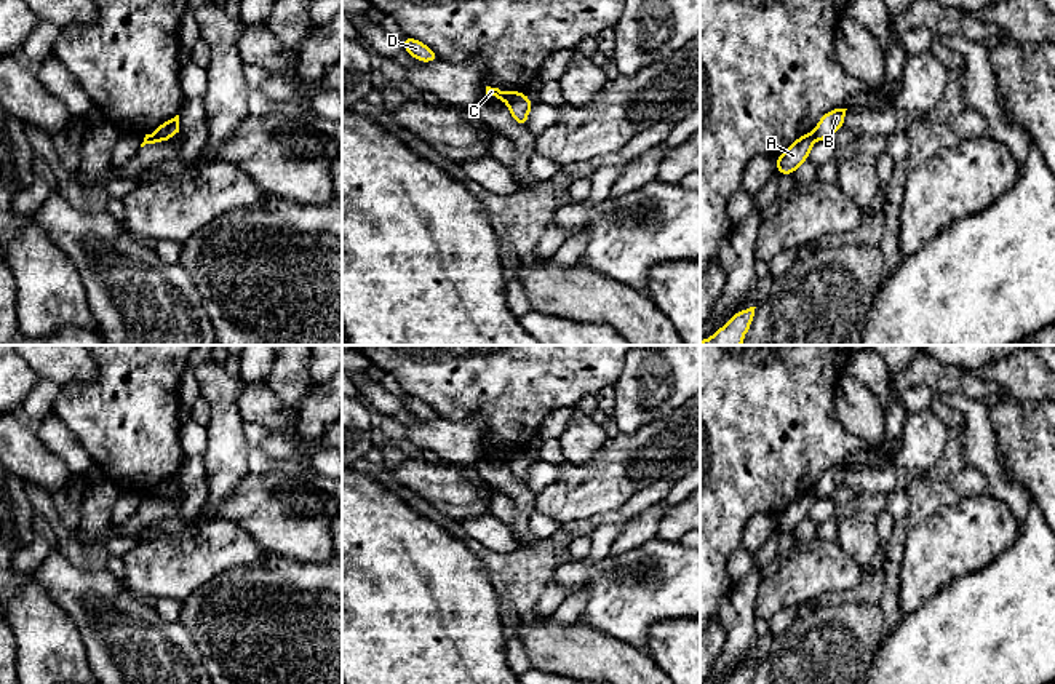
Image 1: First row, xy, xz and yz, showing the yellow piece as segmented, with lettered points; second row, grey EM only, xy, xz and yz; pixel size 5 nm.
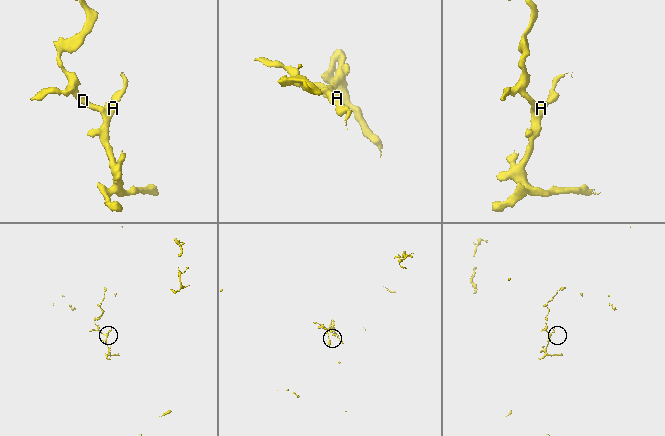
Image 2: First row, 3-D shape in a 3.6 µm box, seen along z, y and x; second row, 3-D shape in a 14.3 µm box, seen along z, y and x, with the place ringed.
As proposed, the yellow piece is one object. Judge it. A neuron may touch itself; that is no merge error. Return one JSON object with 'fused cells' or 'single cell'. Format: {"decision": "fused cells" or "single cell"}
{"decision": "fused cells"}

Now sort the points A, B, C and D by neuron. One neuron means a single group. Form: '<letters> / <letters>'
A C D / B

